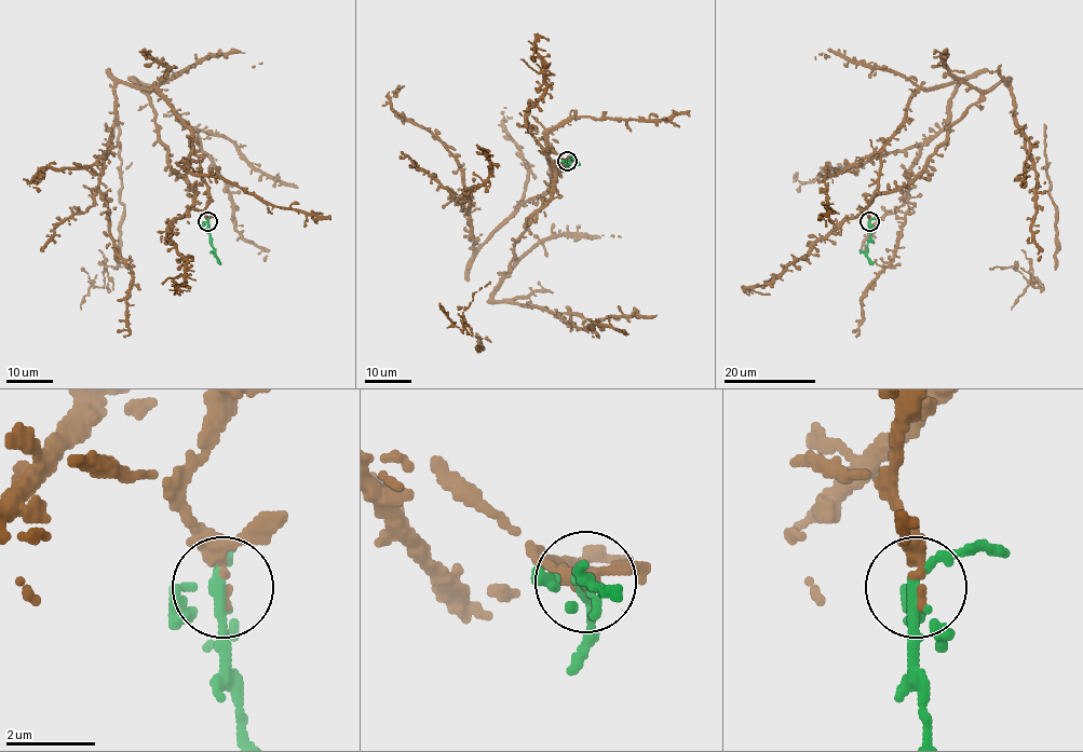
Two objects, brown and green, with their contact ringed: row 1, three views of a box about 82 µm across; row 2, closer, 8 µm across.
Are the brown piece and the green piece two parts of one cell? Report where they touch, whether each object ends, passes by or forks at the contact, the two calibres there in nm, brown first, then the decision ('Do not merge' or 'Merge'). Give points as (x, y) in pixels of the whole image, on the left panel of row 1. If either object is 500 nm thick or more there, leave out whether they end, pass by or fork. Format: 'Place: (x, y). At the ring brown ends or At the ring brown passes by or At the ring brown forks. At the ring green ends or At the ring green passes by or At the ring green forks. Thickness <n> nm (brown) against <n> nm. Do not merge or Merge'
Place: (207, 221). At the ring brown passes by. At the ring green forks. Thickness 200 nm (brown) against 220 nm. Merge

